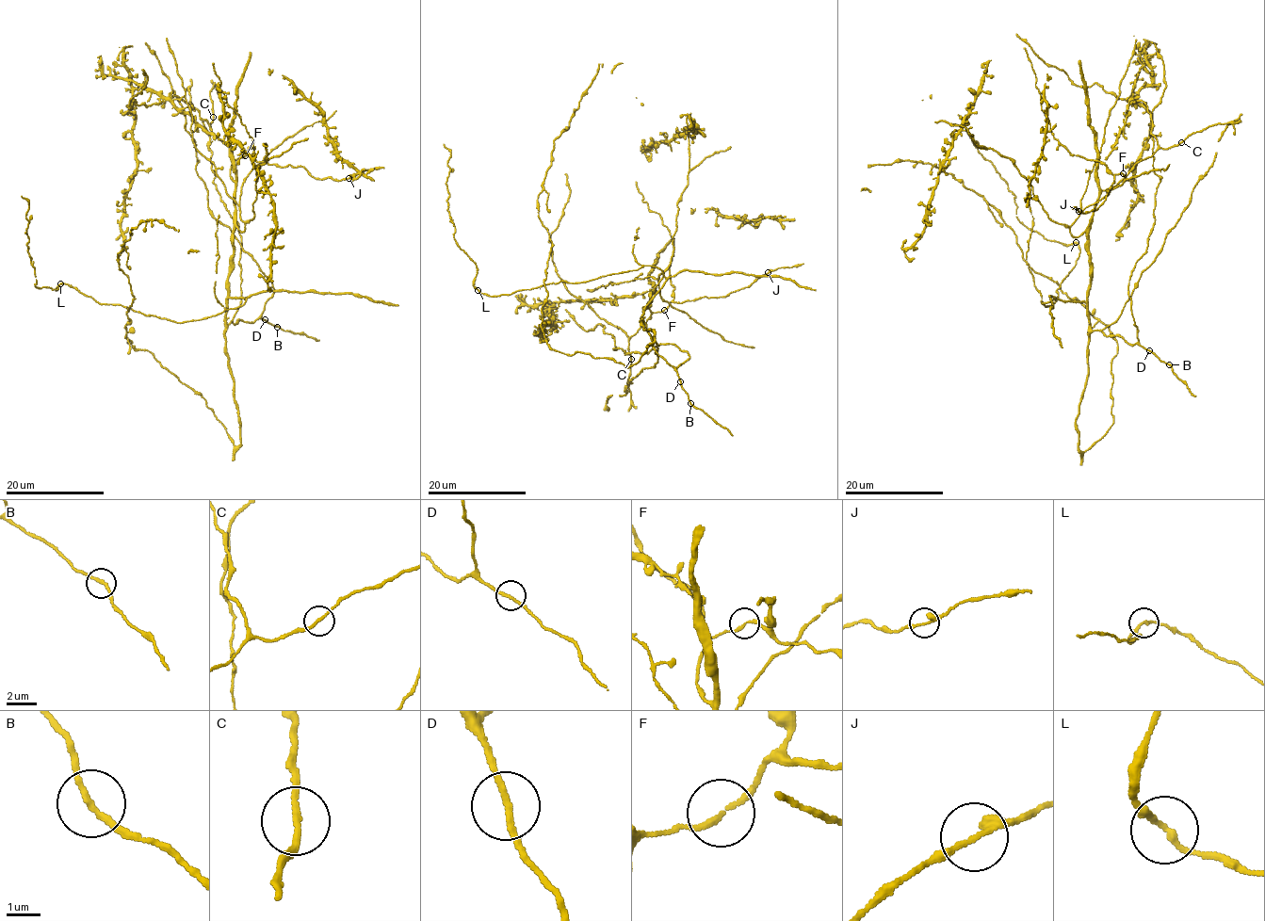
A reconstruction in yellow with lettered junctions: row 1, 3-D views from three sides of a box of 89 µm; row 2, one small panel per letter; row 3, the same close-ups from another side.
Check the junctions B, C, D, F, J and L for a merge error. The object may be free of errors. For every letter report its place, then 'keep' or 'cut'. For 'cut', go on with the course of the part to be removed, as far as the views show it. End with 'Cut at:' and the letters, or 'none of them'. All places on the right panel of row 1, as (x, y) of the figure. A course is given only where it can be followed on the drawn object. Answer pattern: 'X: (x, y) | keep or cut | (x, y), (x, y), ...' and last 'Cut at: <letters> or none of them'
B: (1169, 364) | keep
C: (1181, 142) | keep
D: (1149, 350) | keep
F: (1123, 173) | keep
J: (1078, 211) | keep
L: (1076, 242) | keep
Cut at: none of them

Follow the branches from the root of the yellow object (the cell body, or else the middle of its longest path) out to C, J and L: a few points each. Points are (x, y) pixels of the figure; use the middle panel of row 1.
C: (649, 329), (641, 323), (640, 315), (653, 290), (648, 303), (650, 318), (628, 341), (631, 359)
J: (649, 329), (640, 321), (651, 290), (649, 310), (655, 313), (671, 302), (723, 298), (768, 272)
L: (649, 329), (641, 323), (640, 315), (666, 279), (663, 273), (651, 266), (497, 297), (478, 290)

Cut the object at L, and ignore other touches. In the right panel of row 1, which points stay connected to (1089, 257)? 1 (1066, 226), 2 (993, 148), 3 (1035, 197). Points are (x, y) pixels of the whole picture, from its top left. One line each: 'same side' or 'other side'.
1: same side
2: same side
3: same side

